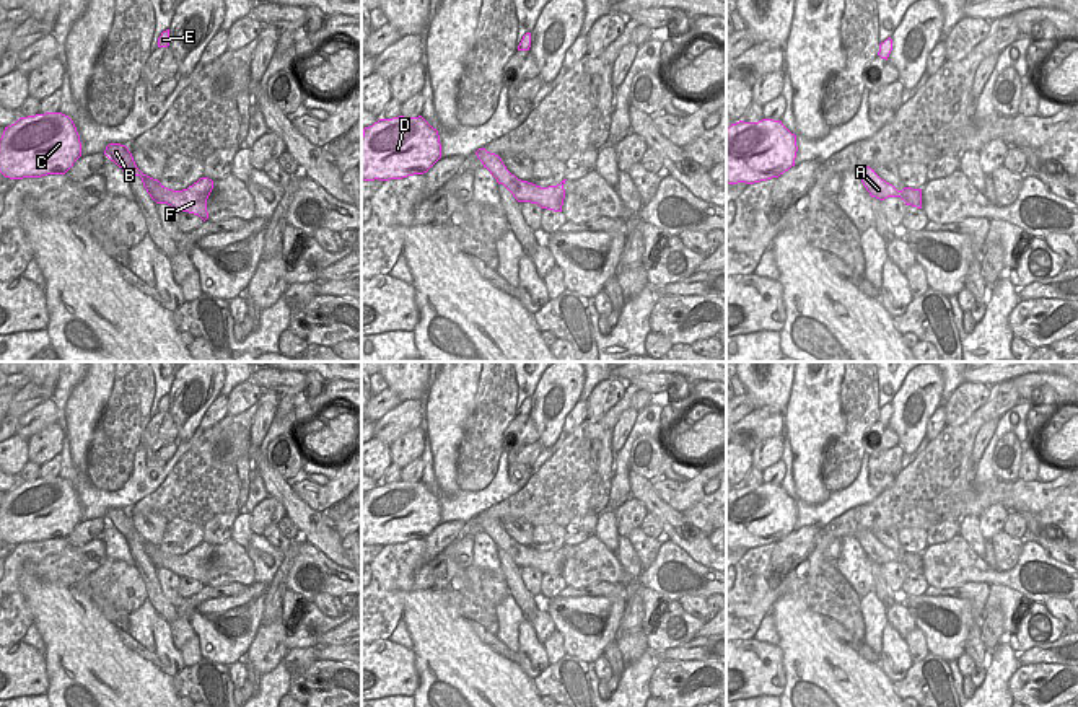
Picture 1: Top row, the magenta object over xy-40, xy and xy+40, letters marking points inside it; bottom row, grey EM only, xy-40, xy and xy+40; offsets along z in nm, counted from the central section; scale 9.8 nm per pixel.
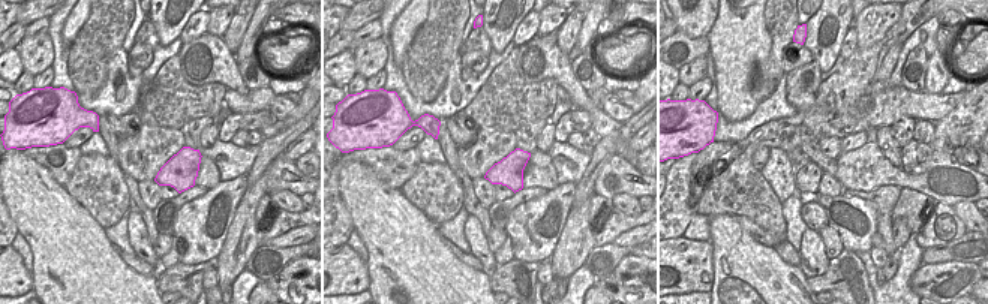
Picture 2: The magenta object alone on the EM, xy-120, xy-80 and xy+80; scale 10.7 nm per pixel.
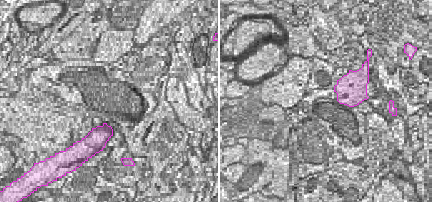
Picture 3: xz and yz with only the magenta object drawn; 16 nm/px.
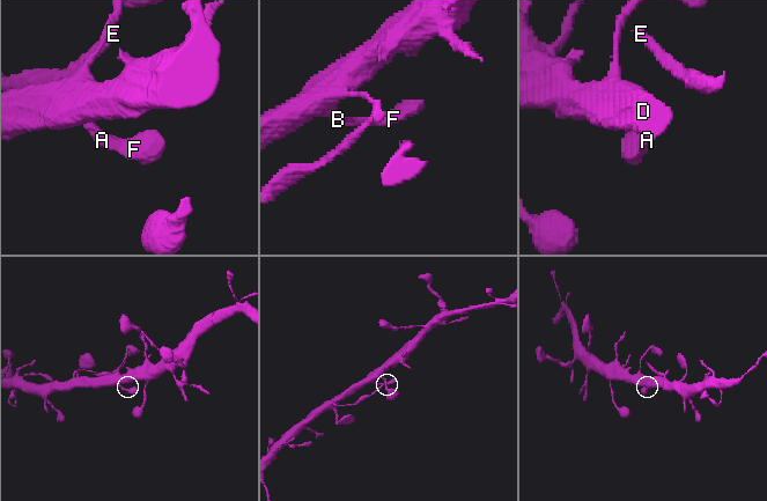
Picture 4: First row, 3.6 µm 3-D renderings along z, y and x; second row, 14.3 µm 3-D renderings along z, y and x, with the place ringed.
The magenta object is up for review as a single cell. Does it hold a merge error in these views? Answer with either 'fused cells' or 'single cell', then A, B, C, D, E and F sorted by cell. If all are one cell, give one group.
single cell; A B C D E F

